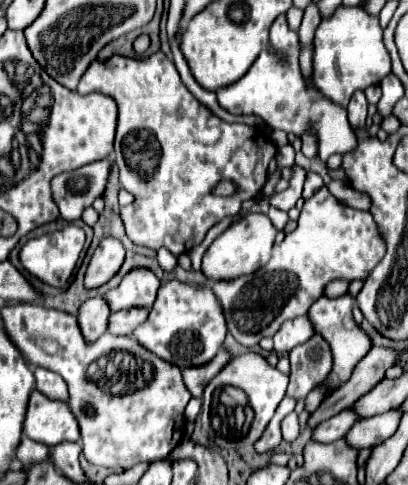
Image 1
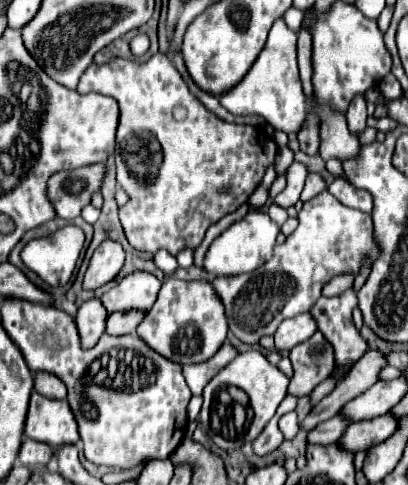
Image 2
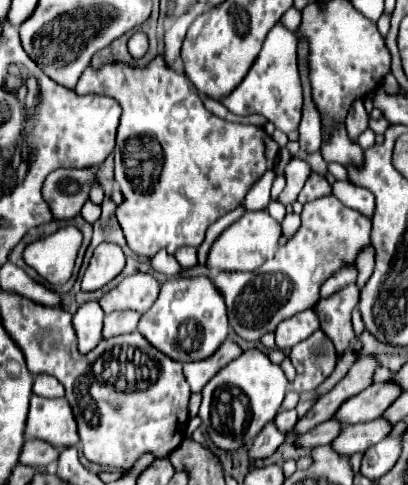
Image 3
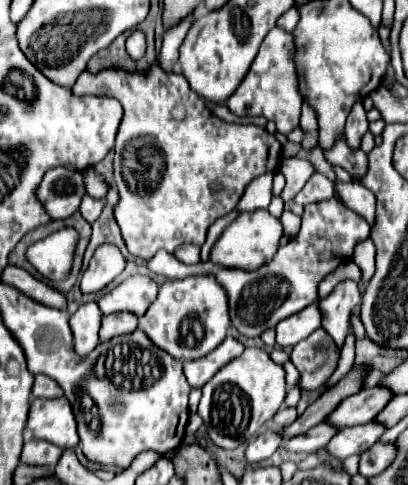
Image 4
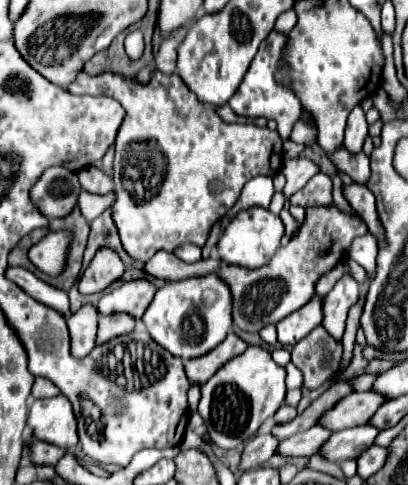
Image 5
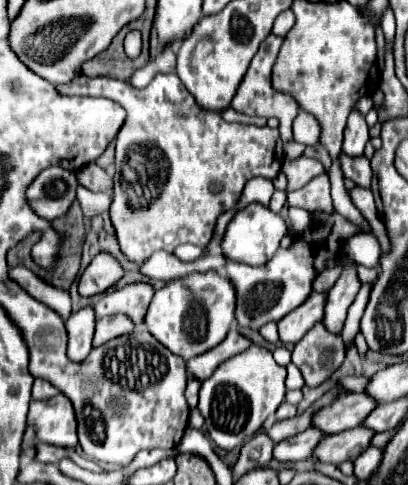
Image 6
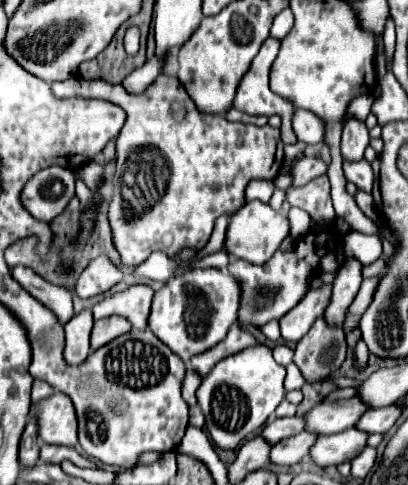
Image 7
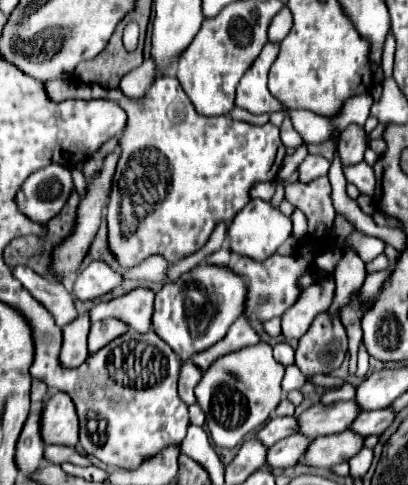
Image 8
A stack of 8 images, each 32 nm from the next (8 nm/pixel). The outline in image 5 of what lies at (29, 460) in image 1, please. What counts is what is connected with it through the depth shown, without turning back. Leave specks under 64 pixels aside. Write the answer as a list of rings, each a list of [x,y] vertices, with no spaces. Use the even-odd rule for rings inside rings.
[[[32,442],[32,446],[28,450],[24,450],[24,454],[30,452],[30,460],[36,464],[56,464],[60,460],[60,456],[64,456],[66,450],[56,448],[52,444],[46,442]]]

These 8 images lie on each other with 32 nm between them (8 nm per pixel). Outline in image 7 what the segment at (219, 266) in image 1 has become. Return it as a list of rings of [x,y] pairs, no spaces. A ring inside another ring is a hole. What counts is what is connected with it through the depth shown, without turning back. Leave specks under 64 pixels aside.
[[[252,200],[232,216],[226,232],[226,252],[252,264],[264,264],[266,260],[272,258],[272,254],[280,248],[280,244],[284,242],[284,238],[288,238],[288,234],[290,234],[290,222],[286,216],[272,210],[270,204]]]

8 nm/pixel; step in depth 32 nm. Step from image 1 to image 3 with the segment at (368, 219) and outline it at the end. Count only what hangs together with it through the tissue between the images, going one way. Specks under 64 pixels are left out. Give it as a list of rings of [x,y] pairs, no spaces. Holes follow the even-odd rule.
[[[324,196],[304,204],[298,232],[276,250],[276,256],[256,272],[212,272],[214,284],[224,294],[230,326],[244,340],[258,340],[266,332],[306,310],[320,300],[320,284],[342,266],[354,264],[360,248],[370,244],[372,222],[360,212],[346,208],[336,196]]]

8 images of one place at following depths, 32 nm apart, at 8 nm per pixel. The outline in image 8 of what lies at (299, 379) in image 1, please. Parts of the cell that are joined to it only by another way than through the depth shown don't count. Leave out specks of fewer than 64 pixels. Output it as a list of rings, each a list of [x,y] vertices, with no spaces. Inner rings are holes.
[[[322,312],[300,338],[296,348],[296,366],[304,376],[328,374],[338,368],[348,354],[348,336],[338,316]]]

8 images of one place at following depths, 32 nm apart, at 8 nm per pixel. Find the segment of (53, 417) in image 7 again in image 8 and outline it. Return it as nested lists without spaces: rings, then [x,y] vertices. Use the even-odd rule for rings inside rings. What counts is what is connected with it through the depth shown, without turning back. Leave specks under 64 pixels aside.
[[[54,392],[50,398],[44,400],[42,436],[46,444],[78,444],[78,416],[66,392]]]

